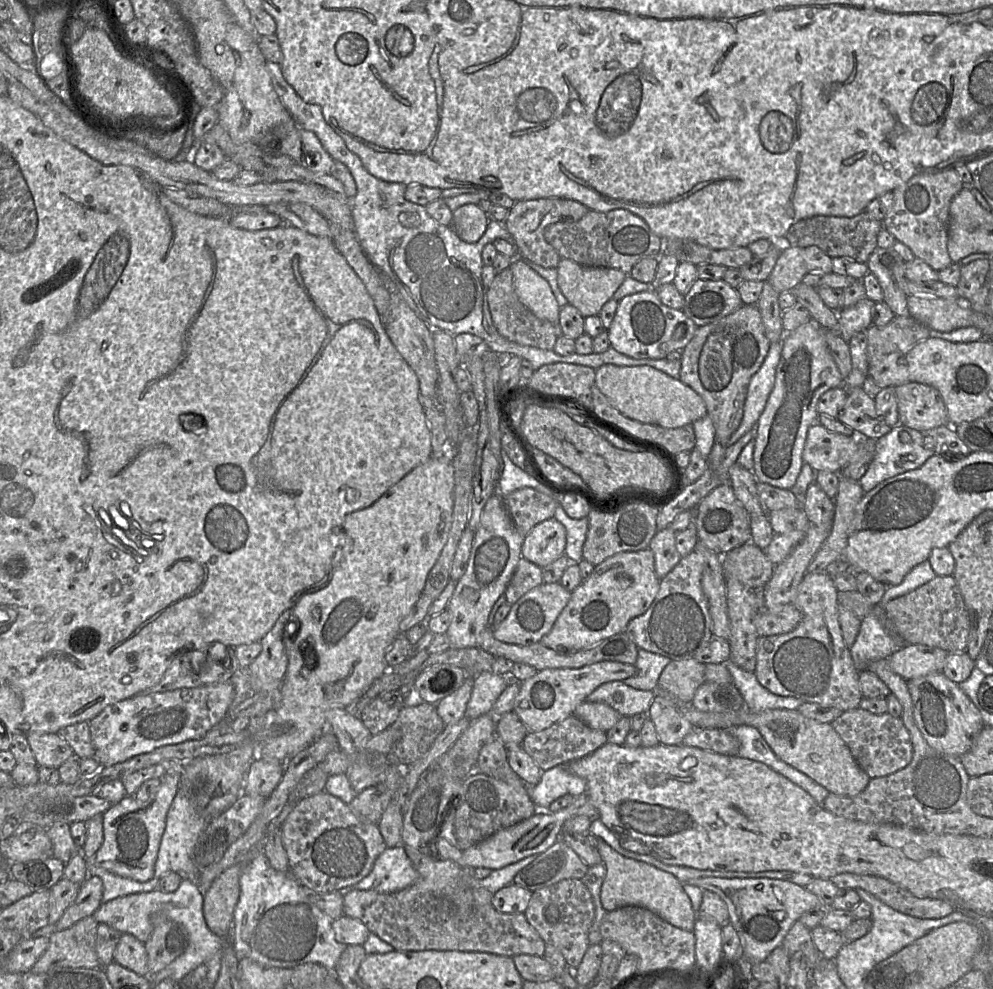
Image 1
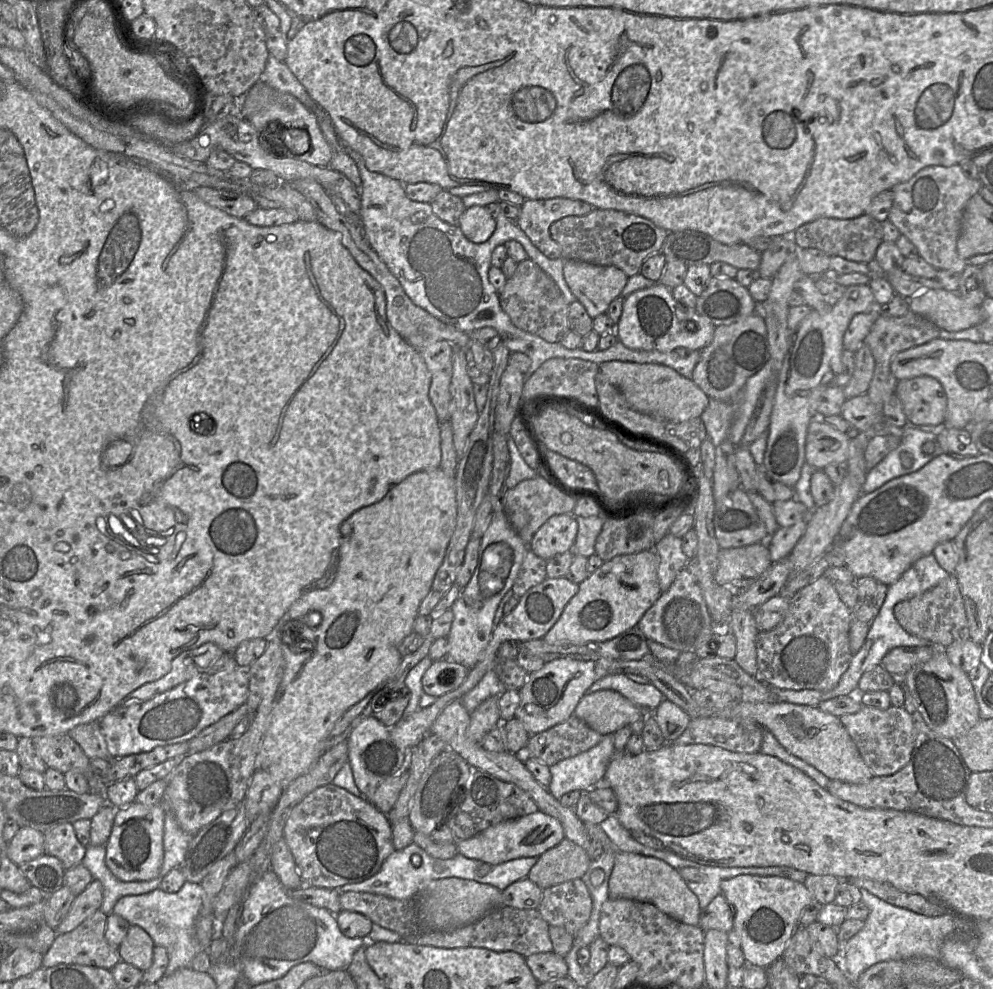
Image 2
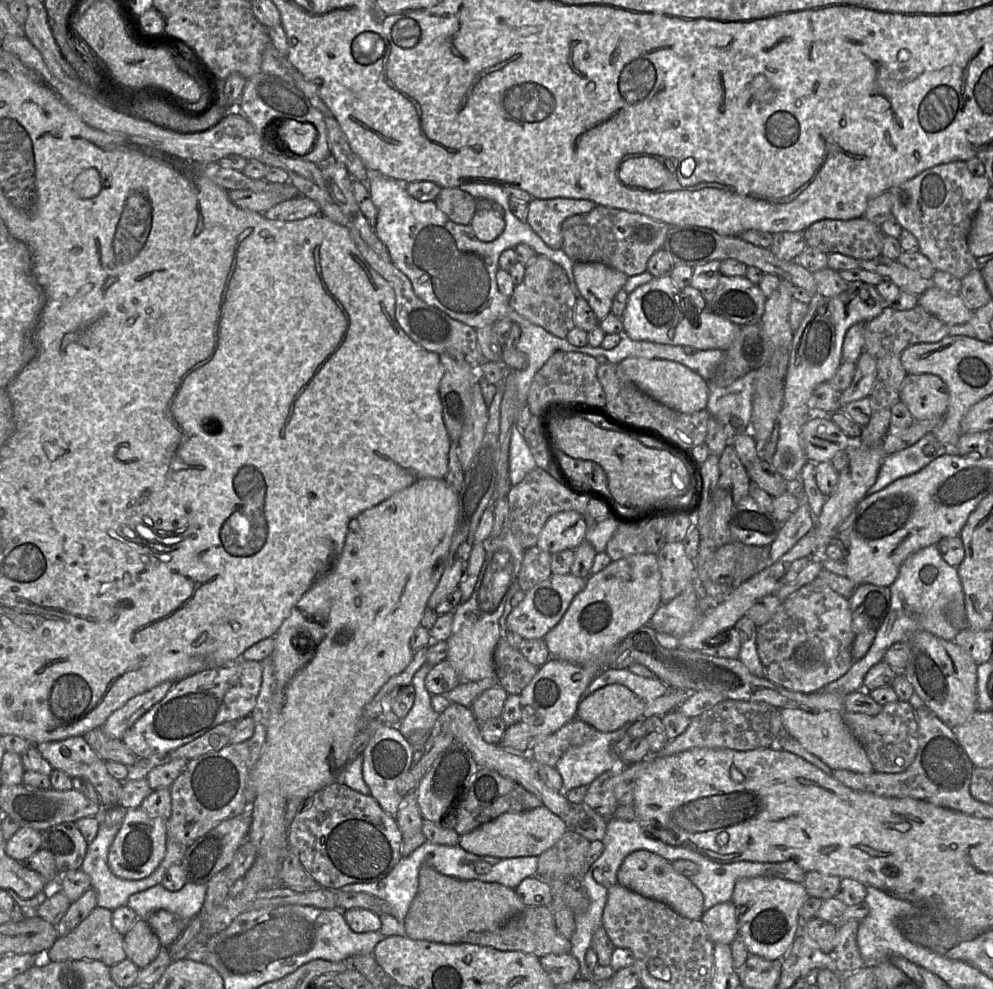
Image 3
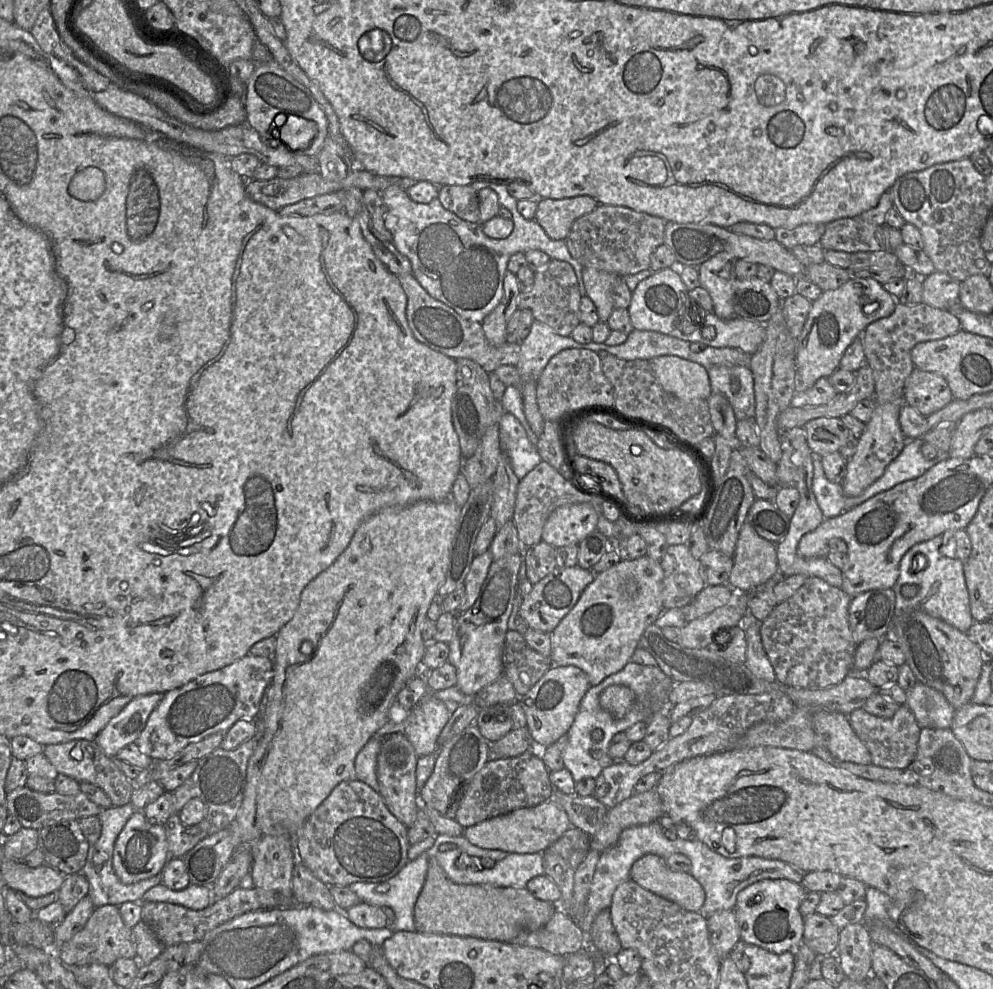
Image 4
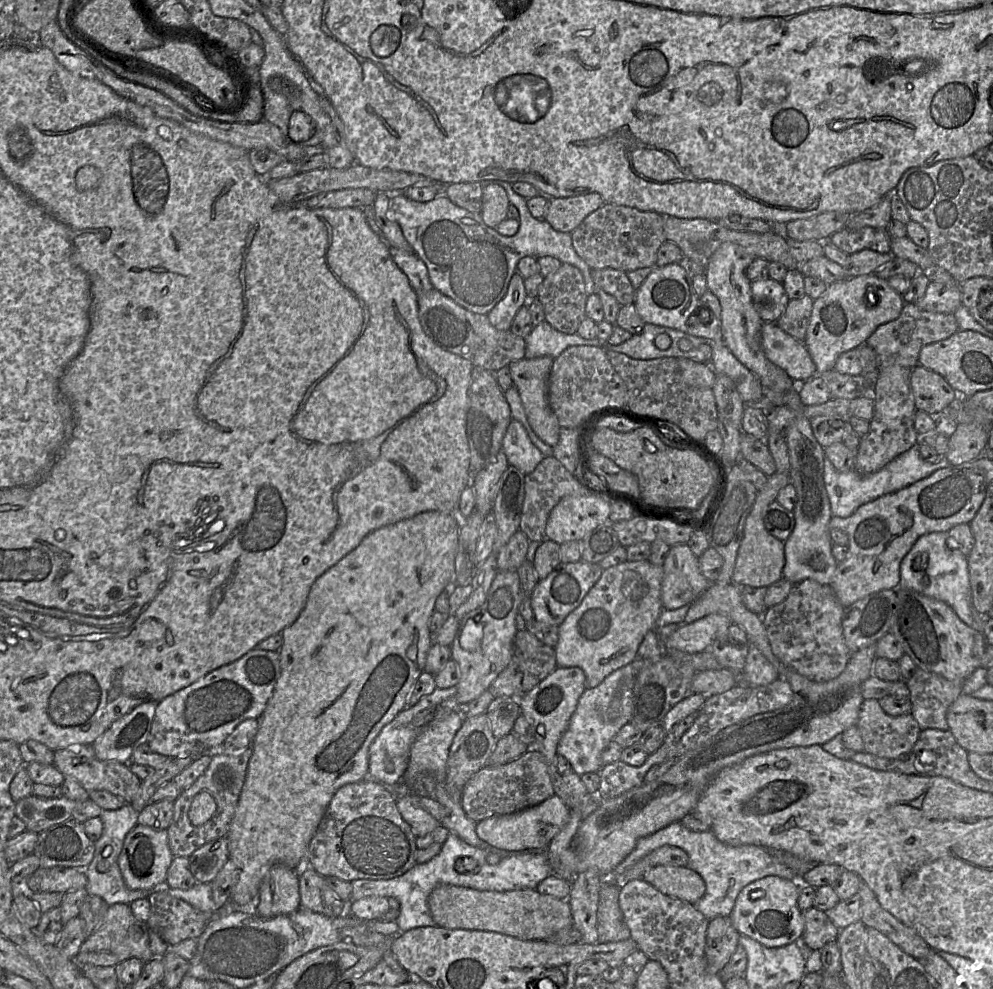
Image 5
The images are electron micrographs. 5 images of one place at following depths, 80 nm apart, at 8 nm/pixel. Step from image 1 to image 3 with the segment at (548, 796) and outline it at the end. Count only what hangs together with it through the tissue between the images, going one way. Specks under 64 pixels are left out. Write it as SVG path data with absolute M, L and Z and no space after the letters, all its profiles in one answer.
M632 723L611 732L596 731L592 739L569 748L557 761L555 769L560 773L564 795L572 788L588 786L602 773L612 770L621 762L611 750L612 742L627 732Z

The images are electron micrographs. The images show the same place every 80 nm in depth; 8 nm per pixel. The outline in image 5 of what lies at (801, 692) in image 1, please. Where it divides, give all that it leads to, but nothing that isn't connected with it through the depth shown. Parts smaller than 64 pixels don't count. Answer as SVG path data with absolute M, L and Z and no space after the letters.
M806 579L783 602L768 608L762 619L774 655L810 680L825 682L838 677L852 656L843 635L844 612L830 585Z

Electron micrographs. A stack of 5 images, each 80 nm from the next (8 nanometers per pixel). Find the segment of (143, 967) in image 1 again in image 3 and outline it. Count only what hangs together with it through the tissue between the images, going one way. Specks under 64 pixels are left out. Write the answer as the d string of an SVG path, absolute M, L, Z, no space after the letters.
M138 918L124 935L123 948L126 958L139 969L148 966L158 955L161 943L146 919Z

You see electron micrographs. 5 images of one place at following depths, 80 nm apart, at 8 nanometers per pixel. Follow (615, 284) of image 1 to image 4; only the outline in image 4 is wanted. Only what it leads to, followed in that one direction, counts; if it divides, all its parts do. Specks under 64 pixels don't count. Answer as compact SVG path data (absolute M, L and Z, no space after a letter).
M584 267L583 269L582 280L585 293L596 307L599 322L606 323L615 309L612 299L612 287L617 277L621 276L591 267Z

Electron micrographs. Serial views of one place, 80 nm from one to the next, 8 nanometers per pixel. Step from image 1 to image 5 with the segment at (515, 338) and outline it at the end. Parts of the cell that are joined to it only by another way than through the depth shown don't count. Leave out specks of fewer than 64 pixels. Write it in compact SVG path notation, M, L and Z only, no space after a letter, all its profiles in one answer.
M562 263L555 273L544 277L536 299L543 306L545 321L559 332L572 335L586 318L587 297L580 270Z

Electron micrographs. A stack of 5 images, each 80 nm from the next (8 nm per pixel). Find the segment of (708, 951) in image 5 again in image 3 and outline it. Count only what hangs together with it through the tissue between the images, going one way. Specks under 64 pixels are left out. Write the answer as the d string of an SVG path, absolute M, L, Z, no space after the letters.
M731 901L706 910L701 921L713 943L731 944L738 935L737 909Z

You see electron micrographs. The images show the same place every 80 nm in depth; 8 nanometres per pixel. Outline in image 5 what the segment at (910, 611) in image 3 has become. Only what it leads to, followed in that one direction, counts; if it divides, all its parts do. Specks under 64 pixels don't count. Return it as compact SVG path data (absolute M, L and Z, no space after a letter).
M931 532L914 543L900 564L897 589L913 590L946 603L966 625L975 628L971 612L971 590L967 556L947 546L948 532Z

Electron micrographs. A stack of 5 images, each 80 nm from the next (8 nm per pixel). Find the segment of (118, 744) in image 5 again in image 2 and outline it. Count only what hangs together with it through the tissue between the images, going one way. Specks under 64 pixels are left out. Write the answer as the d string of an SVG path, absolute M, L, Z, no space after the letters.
M212 643L186 650L174 658L166 675L133 691L120 705L142 703L199 674L232 671L238 666L233 652L224 651Z

